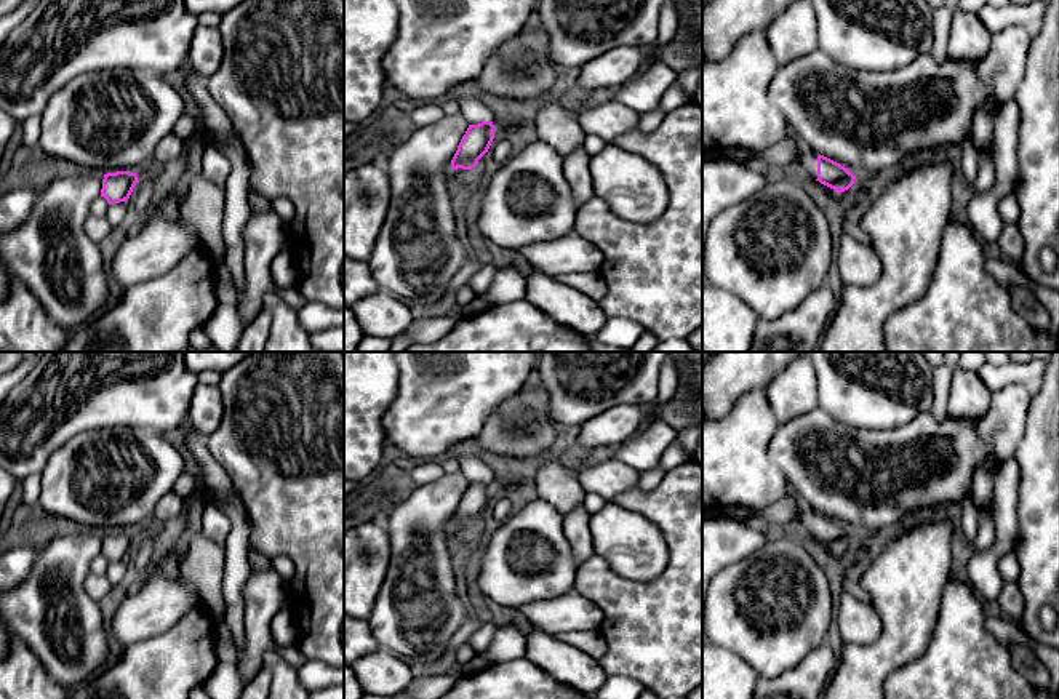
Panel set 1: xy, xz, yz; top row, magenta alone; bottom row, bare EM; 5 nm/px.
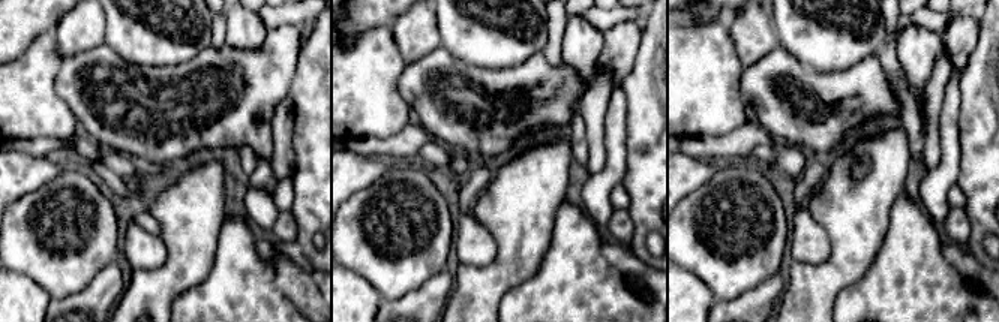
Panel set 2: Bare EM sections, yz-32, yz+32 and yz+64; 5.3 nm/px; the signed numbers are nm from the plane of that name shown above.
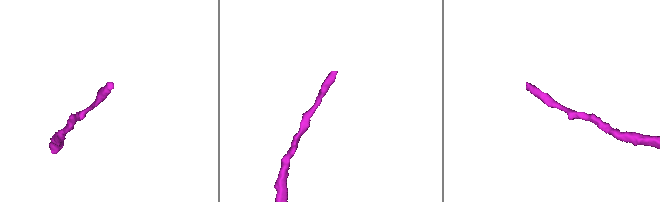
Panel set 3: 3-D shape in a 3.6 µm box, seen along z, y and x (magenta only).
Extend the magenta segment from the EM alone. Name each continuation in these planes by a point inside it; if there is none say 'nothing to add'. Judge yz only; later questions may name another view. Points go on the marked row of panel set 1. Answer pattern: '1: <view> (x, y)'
1: yz (808, 160)

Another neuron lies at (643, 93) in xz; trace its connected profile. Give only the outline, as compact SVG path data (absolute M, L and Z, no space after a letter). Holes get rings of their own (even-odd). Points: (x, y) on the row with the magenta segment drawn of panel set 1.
M659 59L648 70L624 83L614 94L614 101L638 114L646 114L659 107L675 80L677 72Z

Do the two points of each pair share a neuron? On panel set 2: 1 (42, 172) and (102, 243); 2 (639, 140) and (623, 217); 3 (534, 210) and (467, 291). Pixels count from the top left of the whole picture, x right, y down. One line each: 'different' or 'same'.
1: different
2: different
3: same

